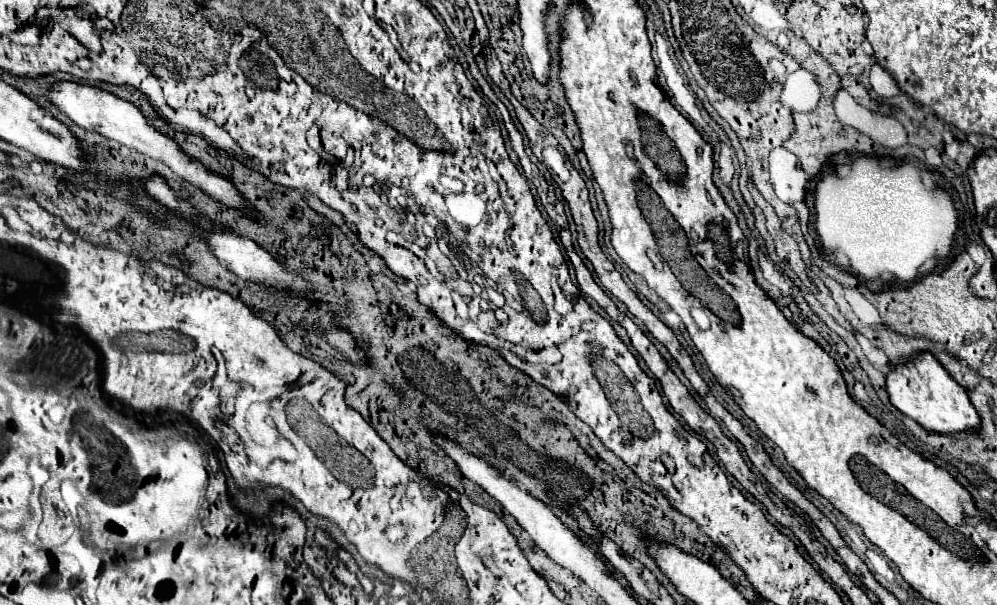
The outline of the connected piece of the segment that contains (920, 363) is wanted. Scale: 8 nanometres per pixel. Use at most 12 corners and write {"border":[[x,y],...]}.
{"border":[[929,351],[893,365],[889,401],[929,431],[979,427],[965,389]]}

